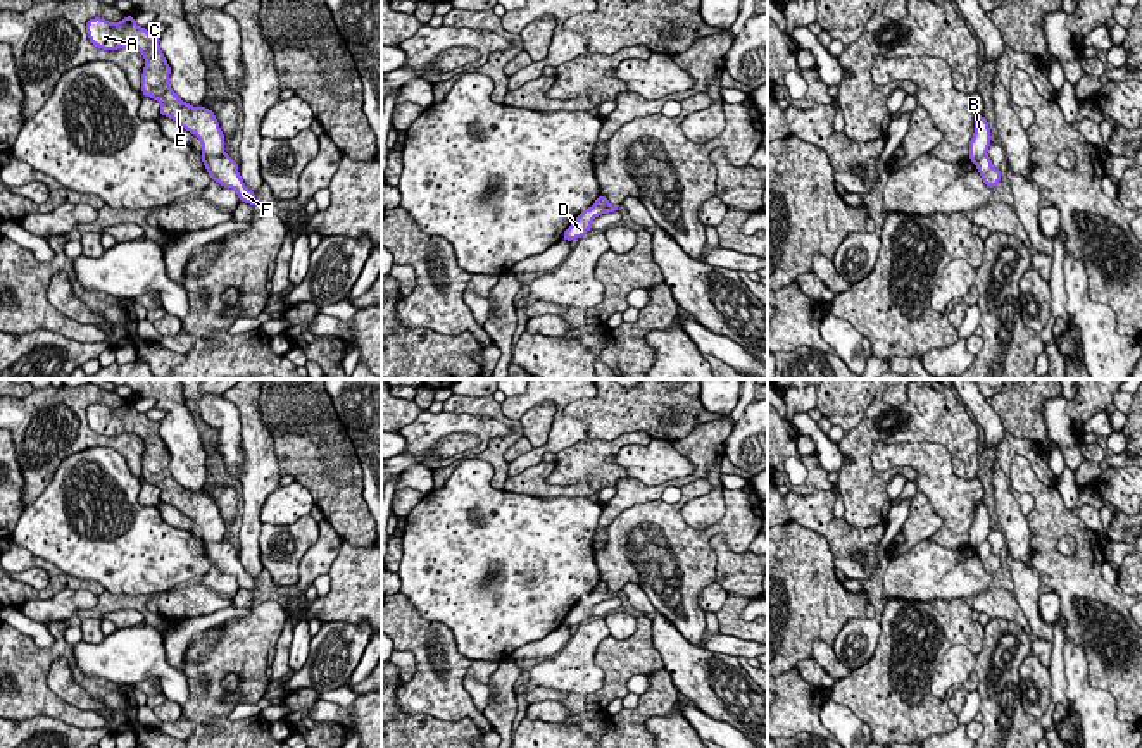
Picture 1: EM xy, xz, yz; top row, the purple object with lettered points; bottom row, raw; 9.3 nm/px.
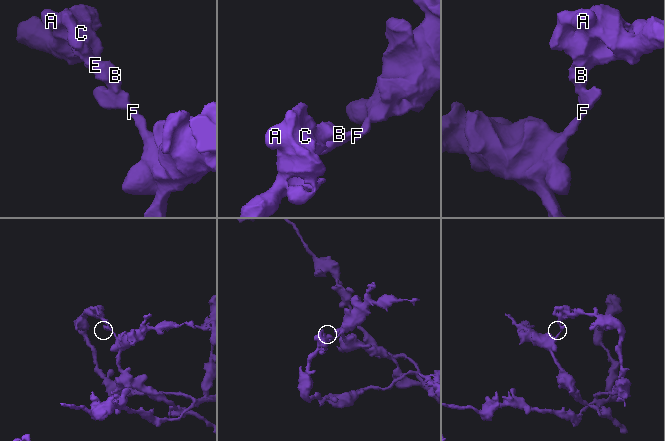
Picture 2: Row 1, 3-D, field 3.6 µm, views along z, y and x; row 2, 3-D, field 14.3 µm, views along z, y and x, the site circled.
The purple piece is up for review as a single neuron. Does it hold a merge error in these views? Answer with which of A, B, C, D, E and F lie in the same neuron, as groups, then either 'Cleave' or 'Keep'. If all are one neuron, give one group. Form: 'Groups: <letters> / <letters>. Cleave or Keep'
Groups: A B C E / D F. Cleave

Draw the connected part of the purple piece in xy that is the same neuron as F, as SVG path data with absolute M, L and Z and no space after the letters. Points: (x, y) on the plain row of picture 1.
M223 539L221 543L202 543L202 548L210 562L224 574L233 574L238 579L238 586L257 591L255 579L248 576L240 564L238 548L235 548L229 541Z

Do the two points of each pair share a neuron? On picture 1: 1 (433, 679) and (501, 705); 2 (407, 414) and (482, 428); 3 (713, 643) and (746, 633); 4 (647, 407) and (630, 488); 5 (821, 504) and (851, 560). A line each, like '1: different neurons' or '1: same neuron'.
1: different neurons
2: different neurons
3: different neurons
4: different neurons
5: same neuron

